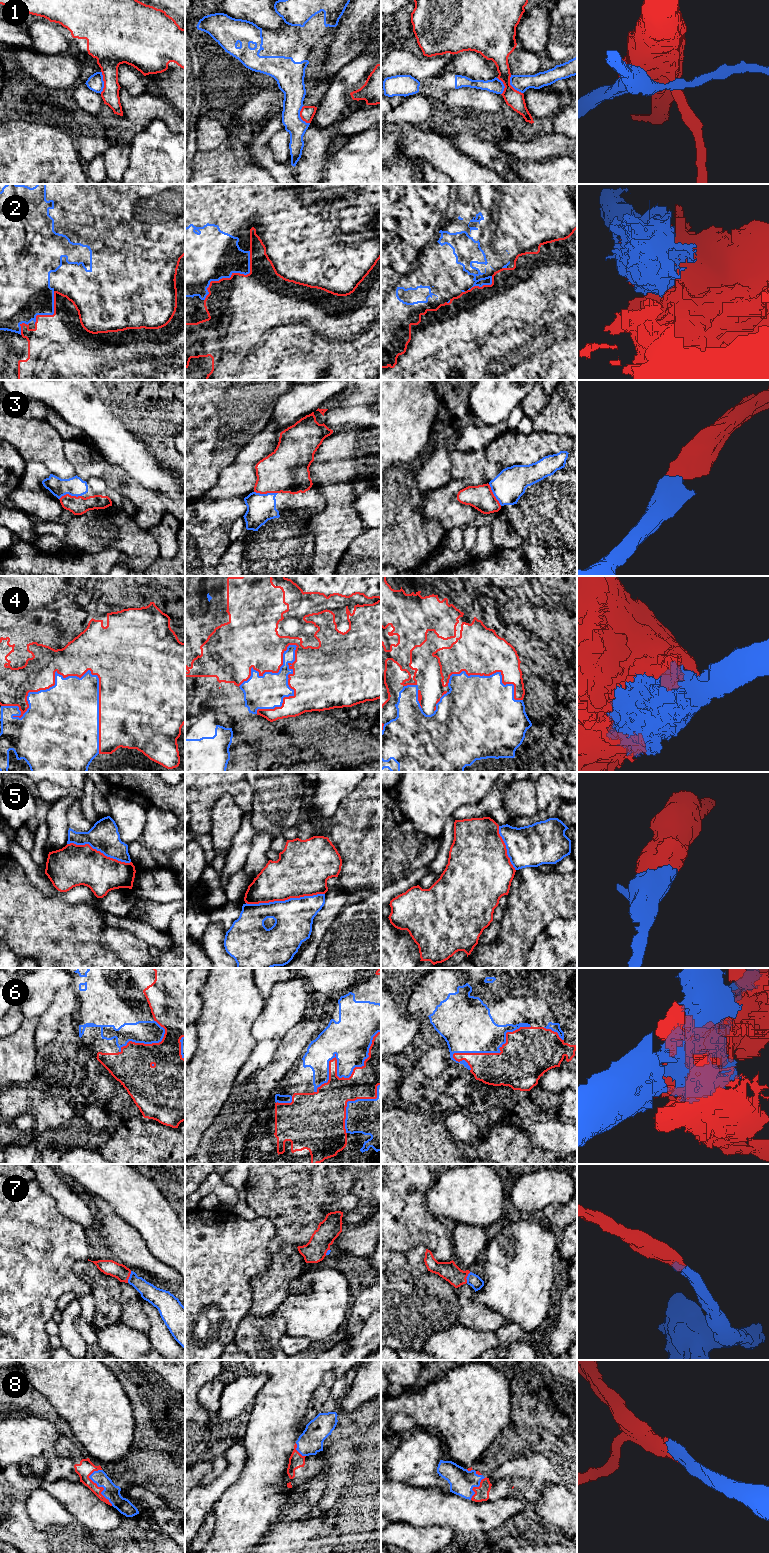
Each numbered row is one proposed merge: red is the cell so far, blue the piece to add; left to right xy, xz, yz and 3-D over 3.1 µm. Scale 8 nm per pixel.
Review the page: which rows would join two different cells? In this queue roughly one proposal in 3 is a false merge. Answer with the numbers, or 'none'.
1, 2

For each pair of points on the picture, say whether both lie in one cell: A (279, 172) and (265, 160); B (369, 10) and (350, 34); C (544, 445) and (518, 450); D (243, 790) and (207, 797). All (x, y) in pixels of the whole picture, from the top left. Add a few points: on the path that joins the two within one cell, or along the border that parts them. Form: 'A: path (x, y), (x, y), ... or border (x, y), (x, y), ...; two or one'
A: path (276, 169), (268, 162); one
B: path (365, 16), (356, 28); one
C: path (538, 445), (524, 449); one
D: path (234, 788), (216, 788); one

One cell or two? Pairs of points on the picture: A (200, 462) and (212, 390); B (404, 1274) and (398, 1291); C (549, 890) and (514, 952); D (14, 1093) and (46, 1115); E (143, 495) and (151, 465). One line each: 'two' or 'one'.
A: one
B: one
C: one
D: one
E: two

